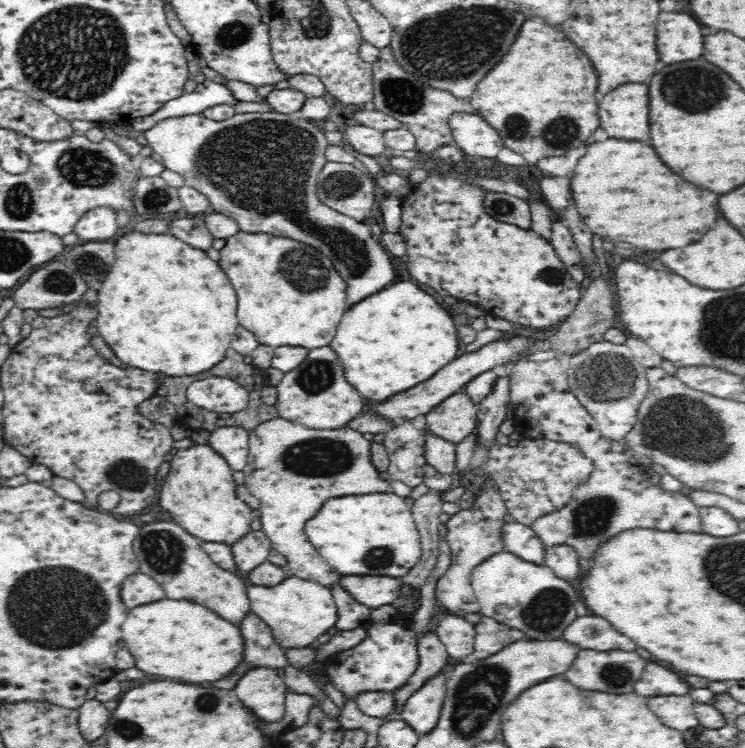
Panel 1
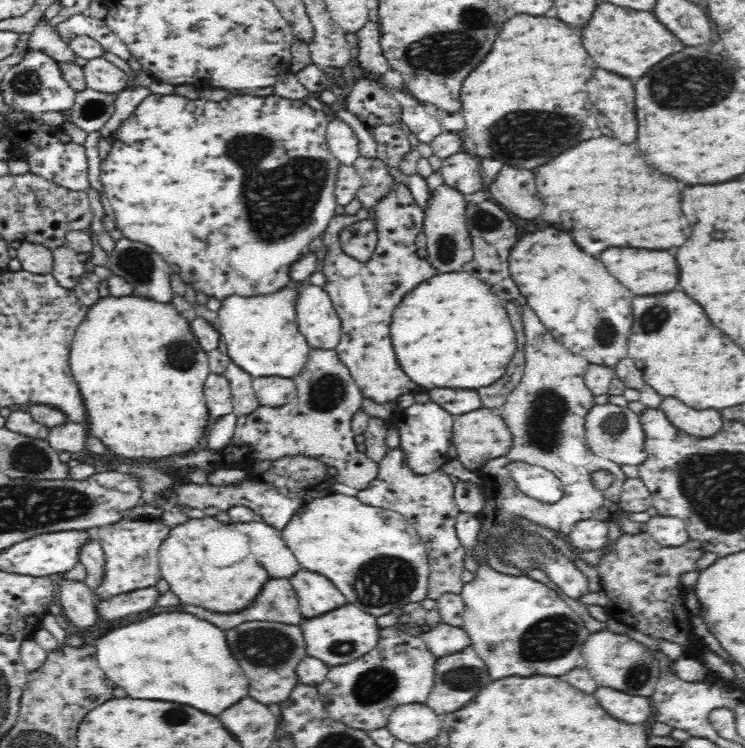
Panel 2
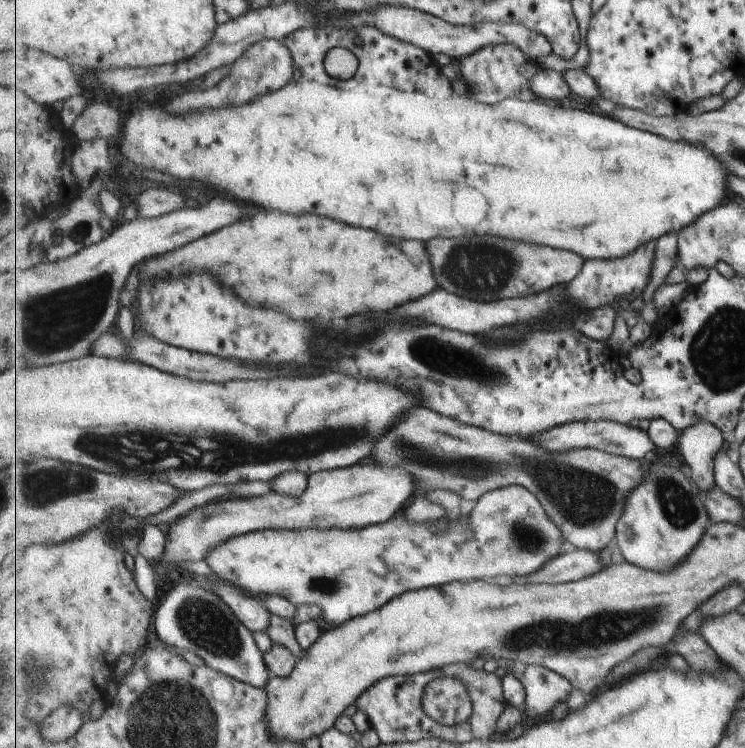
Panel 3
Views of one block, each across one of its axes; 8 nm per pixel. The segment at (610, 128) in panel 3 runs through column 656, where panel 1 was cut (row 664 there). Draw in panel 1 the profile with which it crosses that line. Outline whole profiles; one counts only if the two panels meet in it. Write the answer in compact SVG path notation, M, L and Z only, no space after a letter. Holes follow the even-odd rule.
M160 600L128 612L122 626L124 646L132 652L136 668L144 674L182 680L190 684L218 682L228 678L244 660L244 638L239 625L202 604L188 600Z

